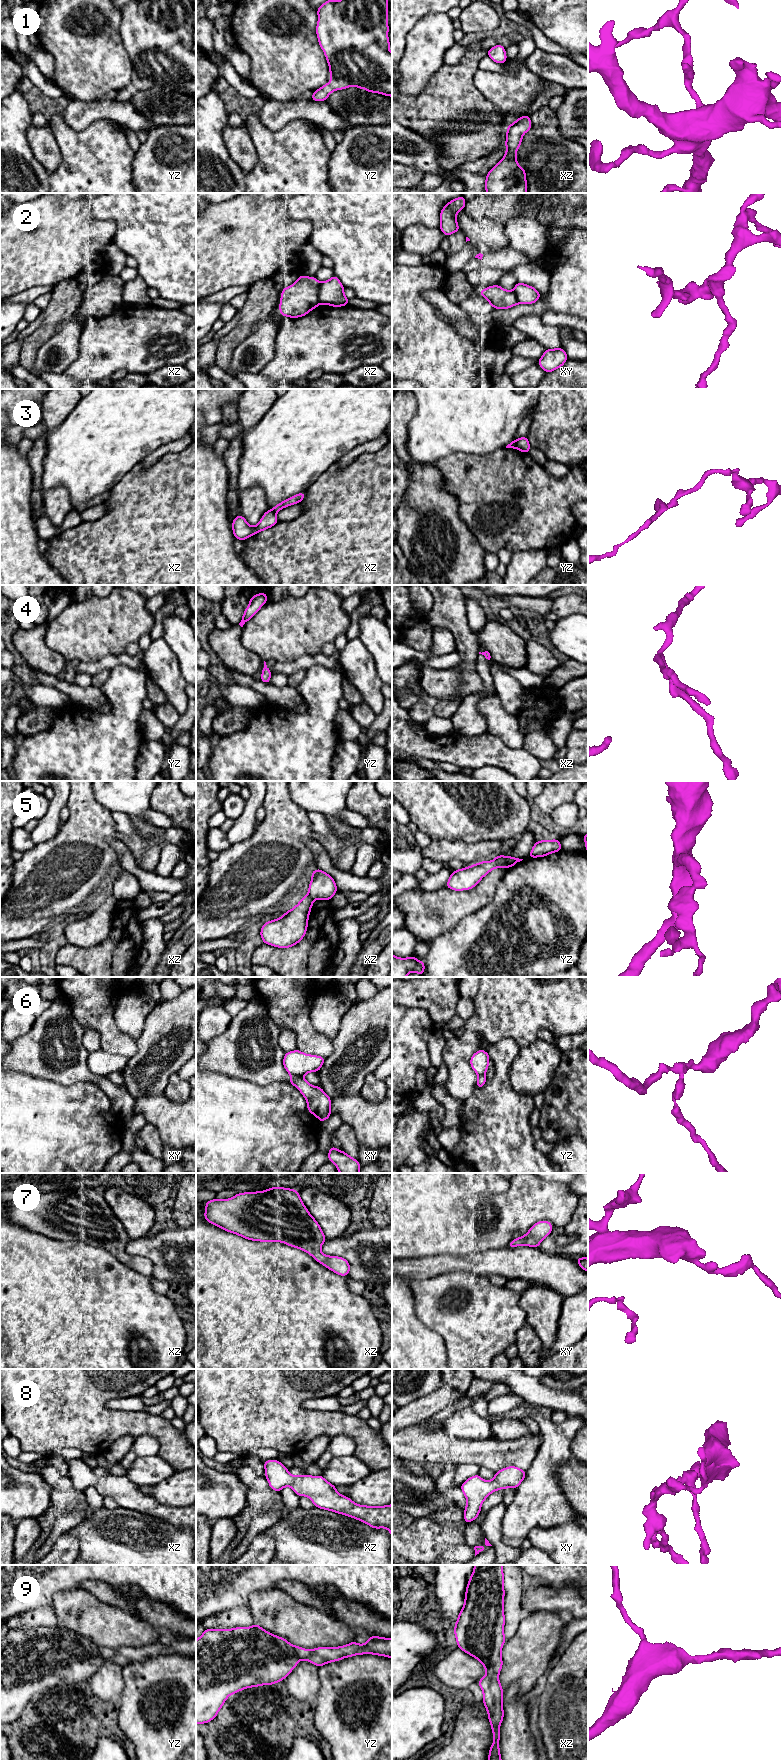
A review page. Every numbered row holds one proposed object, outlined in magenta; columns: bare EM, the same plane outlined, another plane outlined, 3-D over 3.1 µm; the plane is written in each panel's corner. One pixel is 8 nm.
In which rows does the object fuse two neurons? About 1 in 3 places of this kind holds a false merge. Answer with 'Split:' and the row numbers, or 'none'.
Split: 2, 3, 5, 6

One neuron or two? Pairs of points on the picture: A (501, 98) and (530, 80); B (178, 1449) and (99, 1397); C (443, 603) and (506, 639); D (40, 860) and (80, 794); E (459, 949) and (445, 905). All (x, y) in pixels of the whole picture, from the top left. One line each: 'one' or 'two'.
A: one
B: one
C: two
D: one
E: two

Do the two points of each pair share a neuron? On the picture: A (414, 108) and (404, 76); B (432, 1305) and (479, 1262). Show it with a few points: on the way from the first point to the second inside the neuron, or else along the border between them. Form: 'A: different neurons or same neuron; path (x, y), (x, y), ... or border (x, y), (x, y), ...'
A: different neurons; border (429, 80), (421, 92), (417, 94), (402, 94)
B: different neurons; border (446, 1272), (472, 1271), (488, 1277)

